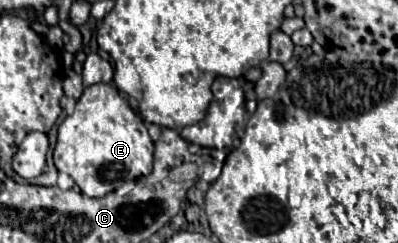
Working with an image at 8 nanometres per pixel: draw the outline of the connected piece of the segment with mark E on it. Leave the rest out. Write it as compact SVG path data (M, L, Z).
M93 84L83 90L83 96L75 104L75 112L61 122L53 150L53 162L59 172L65 172L75 180L85 196L99 198L119 188L125 180L149 176L149 172L153 170L153 142L141 116L129 106L127 98L123 98L115 86Z

